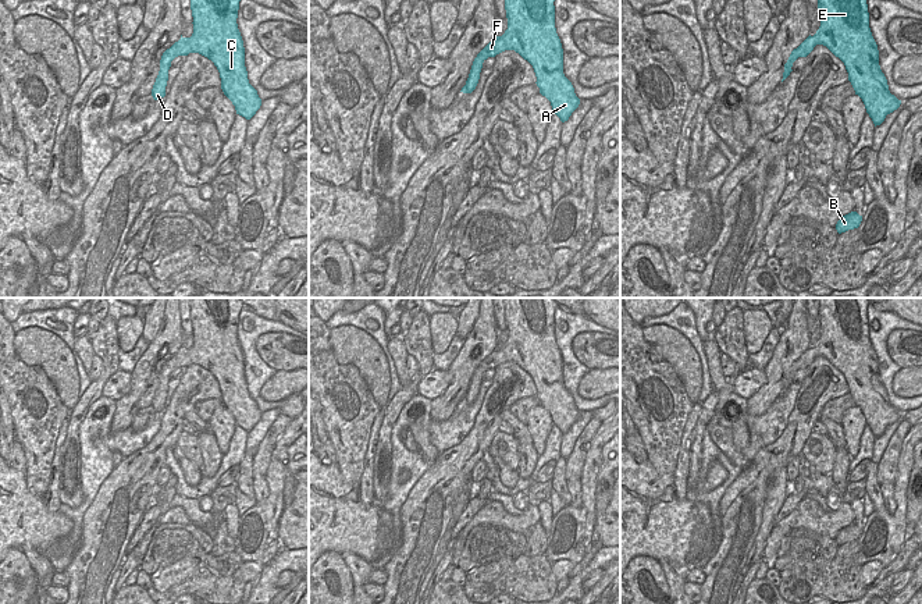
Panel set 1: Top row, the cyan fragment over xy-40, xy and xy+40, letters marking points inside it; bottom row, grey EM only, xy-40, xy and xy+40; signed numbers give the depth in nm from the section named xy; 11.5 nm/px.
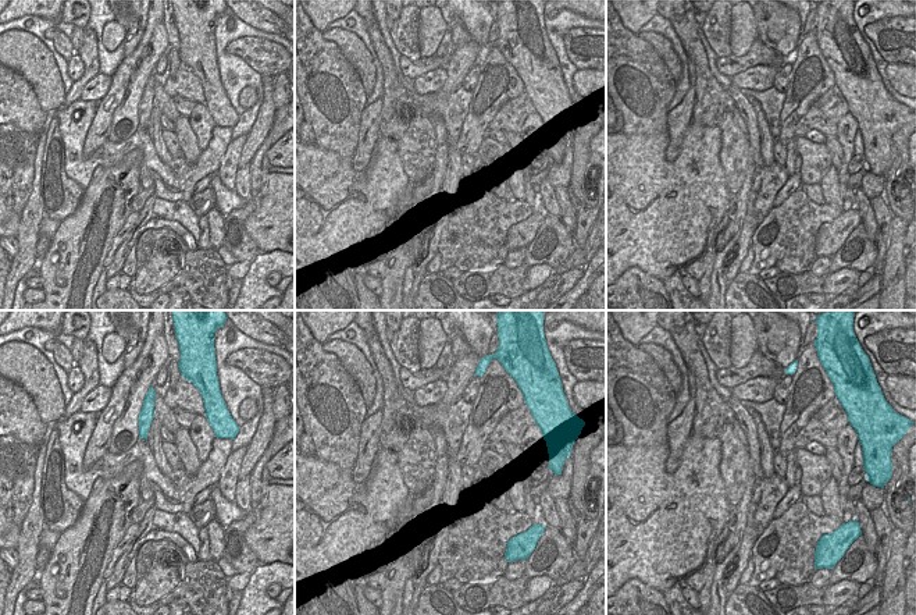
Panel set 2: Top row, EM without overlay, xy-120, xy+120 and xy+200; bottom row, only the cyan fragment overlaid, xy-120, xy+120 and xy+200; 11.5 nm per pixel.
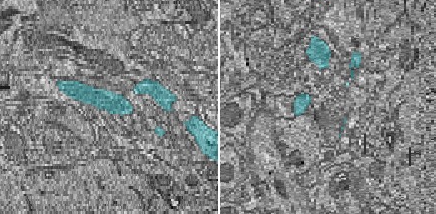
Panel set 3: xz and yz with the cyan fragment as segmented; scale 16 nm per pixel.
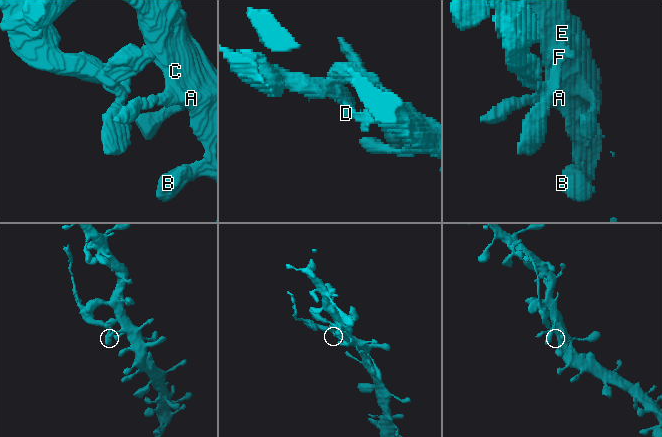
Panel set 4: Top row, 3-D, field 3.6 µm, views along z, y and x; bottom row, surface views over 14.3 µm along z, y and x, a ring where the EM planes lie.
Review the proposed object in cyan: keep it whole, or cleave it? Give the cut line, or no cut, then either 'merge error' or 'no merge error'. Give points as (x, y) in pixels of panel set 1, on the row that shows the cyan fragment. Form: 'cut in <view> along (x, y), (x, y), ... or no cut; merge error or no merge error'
cut in xy-40 along (164, 52), (173, 59); merge error

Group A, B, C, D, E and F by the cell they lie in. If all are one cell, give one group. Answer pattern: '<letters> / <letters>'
A B C E F / D

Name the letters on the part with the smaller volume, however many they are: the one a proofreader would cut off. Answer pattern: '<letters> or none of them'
D

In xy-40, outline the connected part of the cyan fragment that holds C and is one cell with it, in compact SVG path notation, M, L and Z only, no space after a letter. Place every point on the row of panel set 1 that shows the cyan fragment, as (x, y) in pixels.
M191 0L193 33L175 42L164 53L170 58L199 53L214 63L221 89L236 114L250 120L261 106L257 90L249 84L245 47L236 18L241 0Z

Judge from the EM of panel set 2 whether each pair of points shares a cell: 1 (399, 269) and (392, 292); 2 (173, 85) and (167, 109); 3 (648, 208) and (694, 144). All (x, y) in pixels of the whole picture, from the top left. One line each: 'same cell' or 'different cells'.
1: same cell
2: different cells
3: same cell

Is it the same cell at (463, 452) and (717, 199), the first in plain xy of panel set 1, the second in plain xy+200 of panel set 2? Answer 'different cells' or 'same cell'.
different cells

